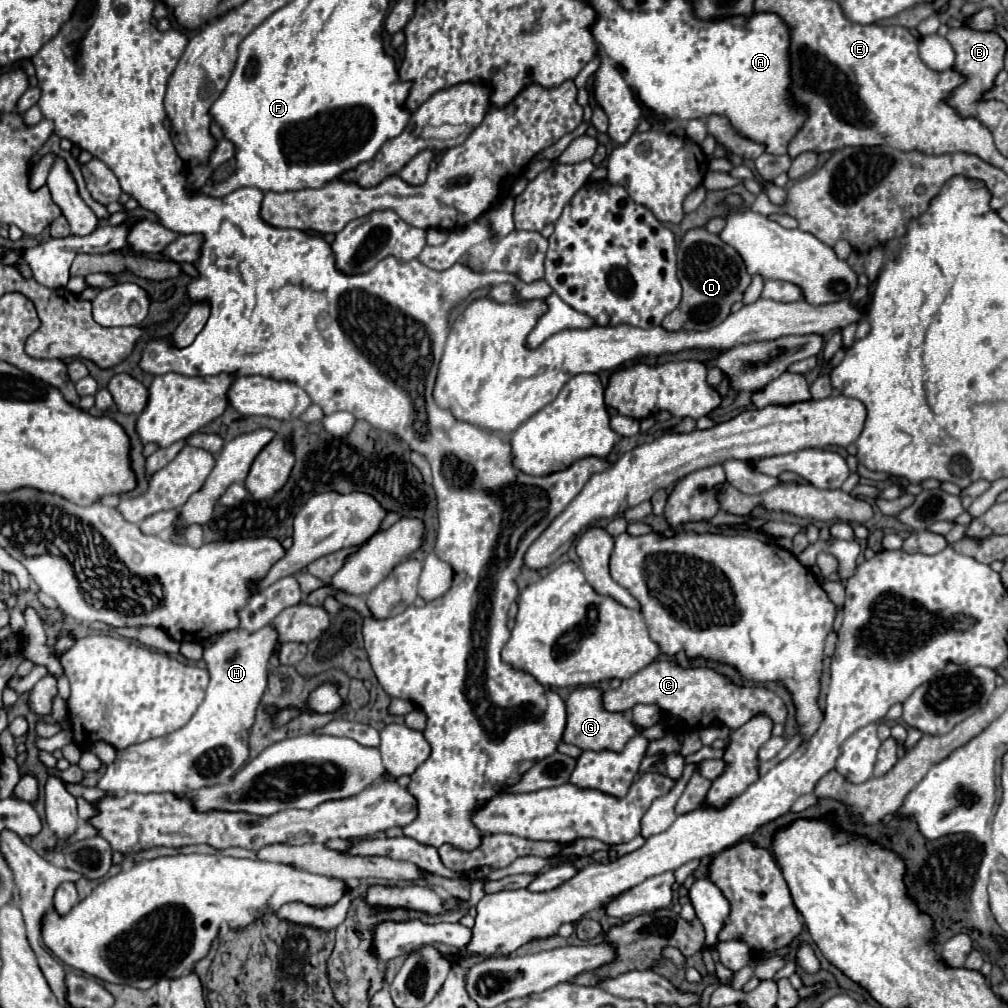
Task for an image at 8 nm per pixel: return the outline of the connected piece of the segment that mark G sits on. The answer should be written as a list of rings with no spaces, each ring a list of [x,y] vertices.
[[[597,688],[573,690],[565,704],[567,704],[567,726],[565,726],[565,732],[563,732],[563,742],[575,744],[581,750],[621,752],[625,748],[625,744],[635,734],[643,734],[649,740],[663,738],[668,734],[667,728],[662,724],[657,724],[639,732],[625,714],[611,714],[611,712],[603,710],[603,706],[601,706],[601,690],[597,690]]]

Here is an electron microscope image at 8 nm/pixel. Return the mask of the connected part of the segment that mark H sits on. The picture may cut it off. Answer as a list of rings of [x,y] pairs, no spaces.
[[[265,626],[257,632],[237,628],[221,634],[221,638],[203,654],[211,680],[207,696],[189,724],[173,734],[117,750],[115,762],[107,766],[107,772],[97,786],[105,792],[185,794],[231,780],[249,758],[247,738],[255,724],[257,706],[267,688],[267,666],[277,642],[277,630],[273,626]]]

